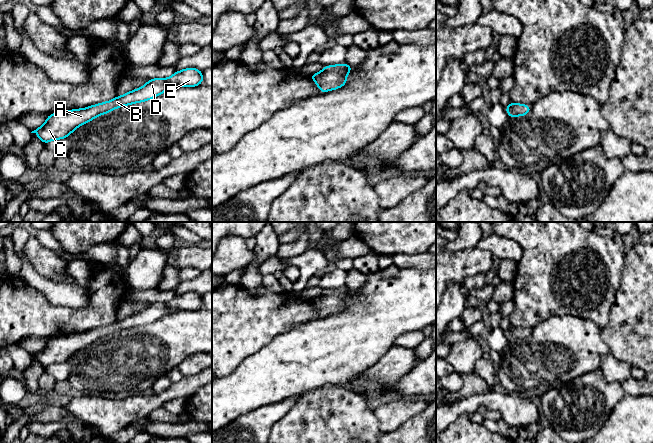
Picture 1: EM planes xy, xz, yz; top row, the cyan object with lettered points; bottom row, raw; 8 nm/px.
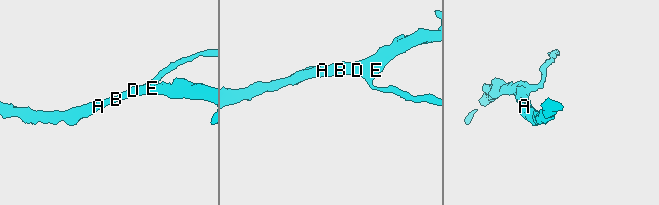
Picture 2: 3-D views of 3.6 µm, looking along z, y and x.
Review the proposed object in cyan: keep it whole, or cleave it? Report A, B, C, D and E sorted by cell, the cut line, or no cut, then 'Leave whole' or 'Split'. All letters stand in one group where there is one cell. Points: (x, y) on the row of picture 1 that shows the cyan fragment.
Groups: A B C D E. No split. Leave whole

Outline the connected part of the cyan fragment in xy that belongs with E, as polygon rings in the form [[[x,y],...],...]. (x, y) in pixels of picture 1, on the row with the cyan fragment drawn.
[[[193,67],[177,71],[166,79],[149,79],[143,87],[108,102],[48,115],[46,122],[31,133],[35,133],[44,144],[52,140],[64,139],[81,125],[116,108],[148,101],[172,88],[195,87],[202,82],[204,82],[203,72]]]

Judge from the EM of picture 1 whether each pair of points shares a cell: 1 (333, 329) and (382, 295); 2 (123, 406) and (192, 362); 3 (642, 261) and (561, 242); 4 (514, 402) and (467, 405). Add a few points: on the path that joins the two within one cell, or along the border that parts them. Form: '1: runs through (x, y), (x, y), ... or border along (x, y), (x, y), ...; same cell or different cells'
1: runs through (345, 329), (348, 329), (370, 307); same cell
2: border along (201, 370), (184, 377); different cells
3: border along (626, 253), (620, 280); different cells
4: runs through (502, 402), (479, 400); same cell

